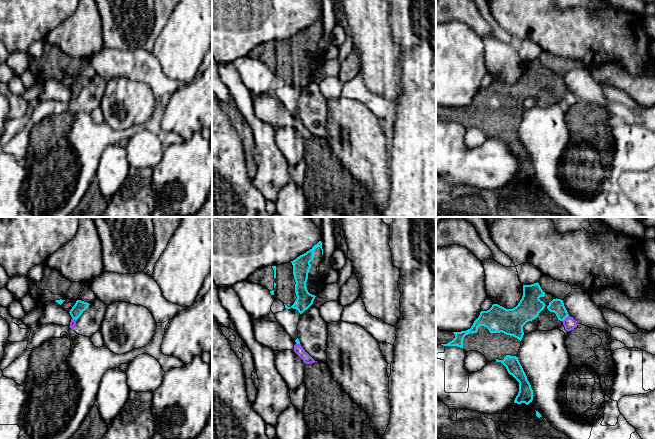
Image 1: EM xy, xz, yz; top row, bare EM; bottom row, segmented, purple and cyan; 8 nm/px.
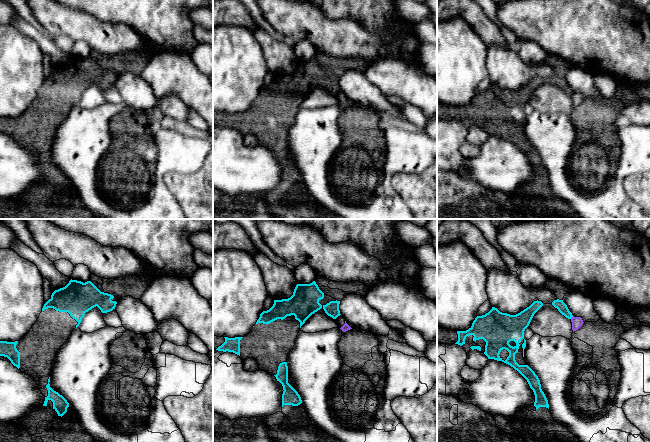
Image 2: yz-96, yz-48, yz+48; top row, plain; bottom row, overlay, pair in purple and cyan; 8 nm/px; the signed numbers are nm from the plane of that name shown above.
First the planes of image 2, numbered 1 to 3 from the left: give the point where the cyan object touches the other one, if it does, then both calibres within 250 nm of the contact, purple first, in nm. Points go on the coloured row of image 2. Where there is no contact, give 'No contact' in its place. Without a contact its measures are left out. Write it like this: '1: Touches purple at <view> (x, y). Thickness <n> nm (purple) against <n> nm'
1: No contact
2: No contact
3: Touches purple at yz+48 (572, 317). Thickness 90 nm (purple) against 80 nm

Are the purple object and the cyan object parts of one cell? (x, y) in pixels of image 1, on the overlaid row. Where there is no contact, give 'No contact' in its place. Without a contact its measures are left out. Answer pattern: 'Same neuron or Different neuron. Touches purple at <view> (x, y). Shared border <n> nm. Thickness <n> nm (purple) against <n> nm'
Different neuron. Touches purple at yz (565, 318). Shared border 80 nm. Thickness 100 nm (purple) against 110 nm

